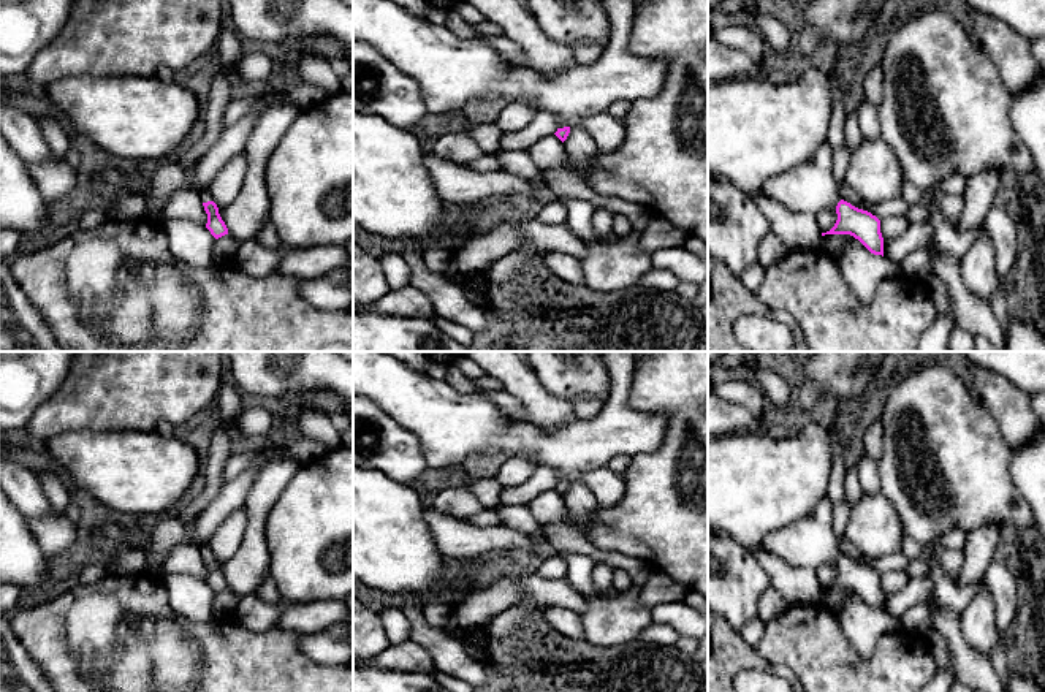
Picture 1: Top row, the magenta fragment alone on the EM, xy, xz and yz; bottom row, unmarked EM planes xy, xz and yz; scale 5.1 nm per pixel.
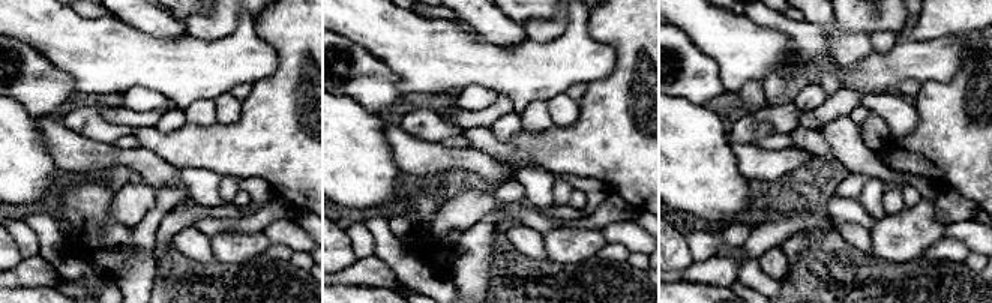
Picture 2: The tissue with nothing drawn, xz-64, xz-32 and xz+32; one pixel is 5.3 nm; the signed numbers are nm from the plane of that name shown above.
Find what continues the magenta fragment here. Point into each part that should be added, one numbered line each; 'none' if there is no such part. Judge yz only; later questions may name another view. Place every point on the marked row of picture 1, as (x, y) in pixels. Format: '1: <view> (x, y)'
1: yz (809, 187)

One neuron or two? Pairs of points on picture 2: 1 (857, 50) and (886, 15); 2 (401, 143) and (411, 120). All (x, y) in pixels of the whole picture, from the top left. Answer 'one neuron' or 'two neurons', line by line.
1: two neurons
2: two neurons

